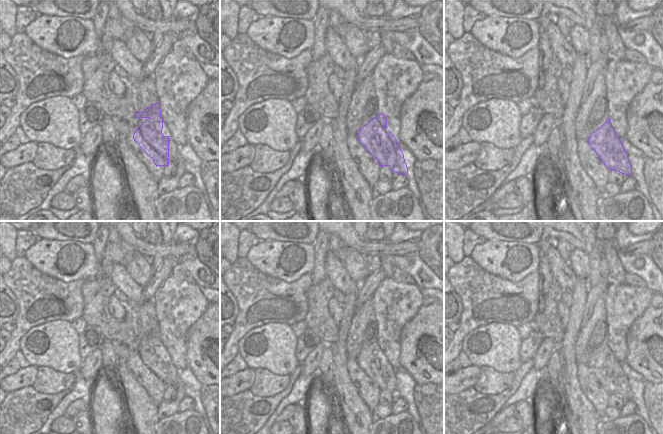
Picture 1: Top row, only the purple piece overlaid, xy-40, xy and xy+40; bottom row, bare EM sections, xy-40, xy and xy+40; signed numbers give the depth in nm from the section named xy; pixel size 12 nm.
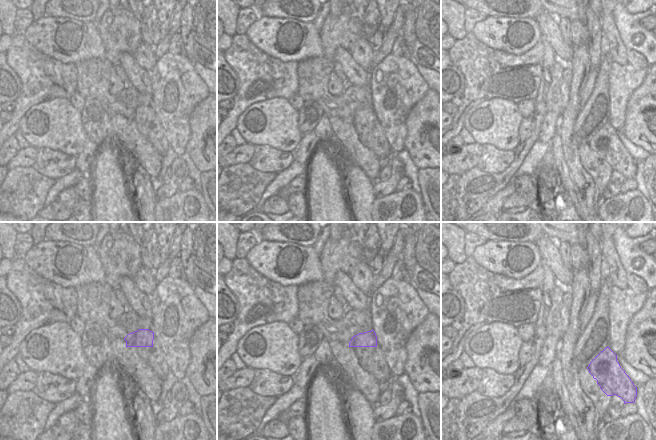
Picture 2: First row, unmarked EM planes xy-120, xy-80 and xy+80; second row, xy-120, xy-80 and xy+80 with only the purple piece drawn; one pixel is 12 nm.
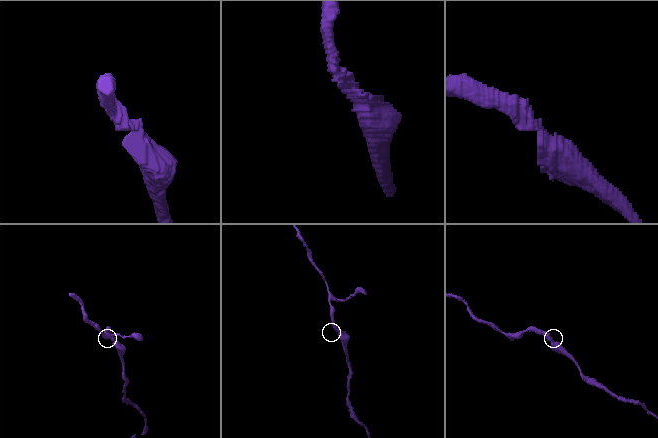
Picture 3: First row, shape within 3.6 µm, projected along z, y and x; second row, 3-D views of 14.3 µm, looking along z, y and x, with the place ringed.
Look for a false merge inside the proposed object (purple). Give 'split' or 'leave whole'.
leave whole

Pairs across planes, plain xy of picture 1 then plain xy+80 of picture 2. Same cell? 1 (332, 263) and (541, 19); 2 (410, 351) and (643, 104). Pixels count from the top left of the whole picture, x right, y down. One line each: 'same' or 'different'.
1: same
2: same

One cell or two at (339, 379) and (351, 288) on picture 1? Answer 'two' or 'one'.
two

